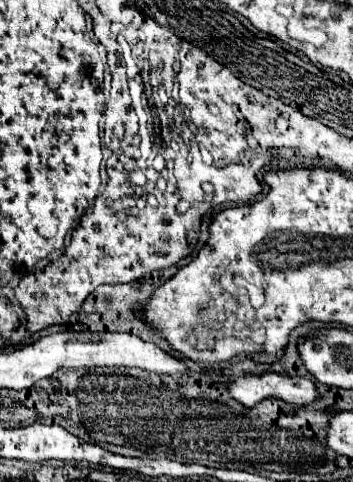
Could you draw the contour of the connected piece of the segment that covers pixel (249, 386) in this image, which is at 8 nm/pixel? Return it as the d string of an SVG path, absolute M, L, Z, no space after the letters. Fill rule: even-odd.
M246 372L236 380L232 380L226 388L230 396L234 396L234 400L250 408L262 402L264 398L282 398L284 402L302 406L318 398L316 386L308 378L292 378L276 372L264 372L264 374Z

